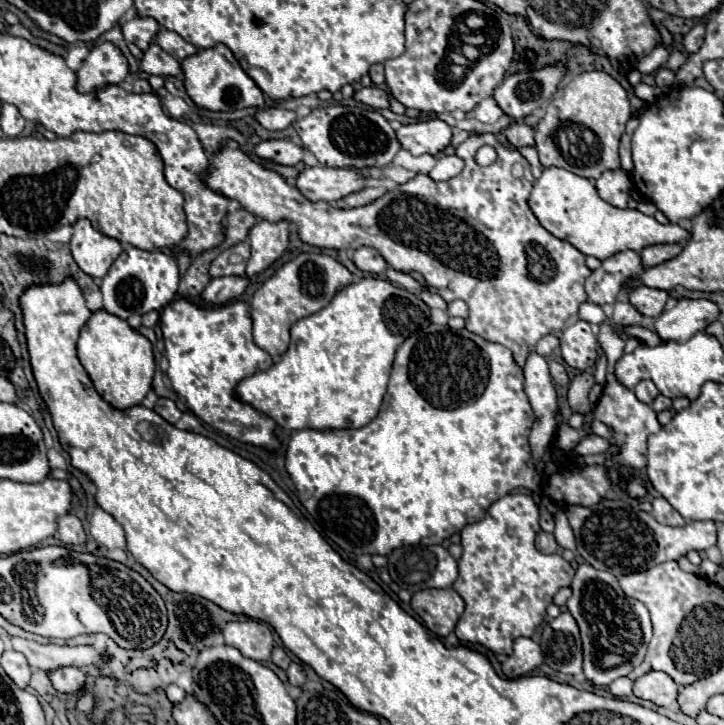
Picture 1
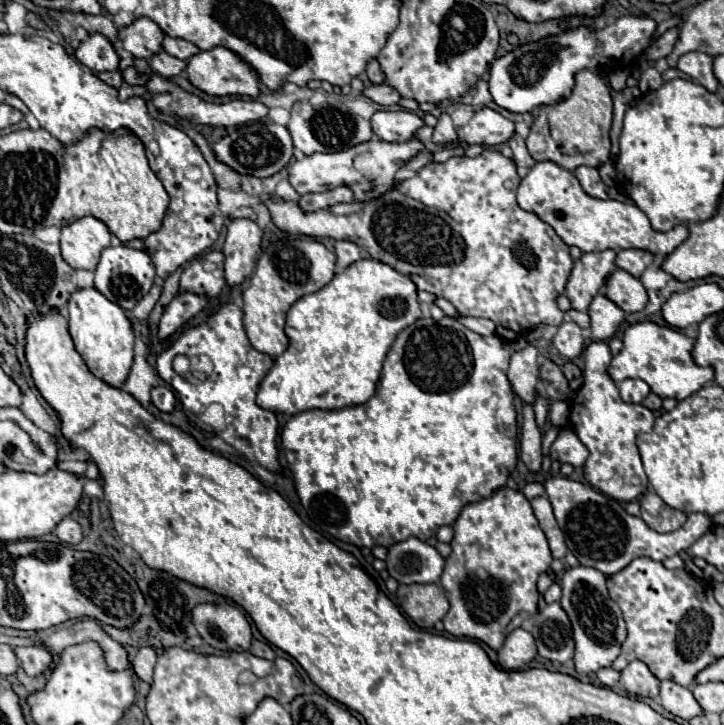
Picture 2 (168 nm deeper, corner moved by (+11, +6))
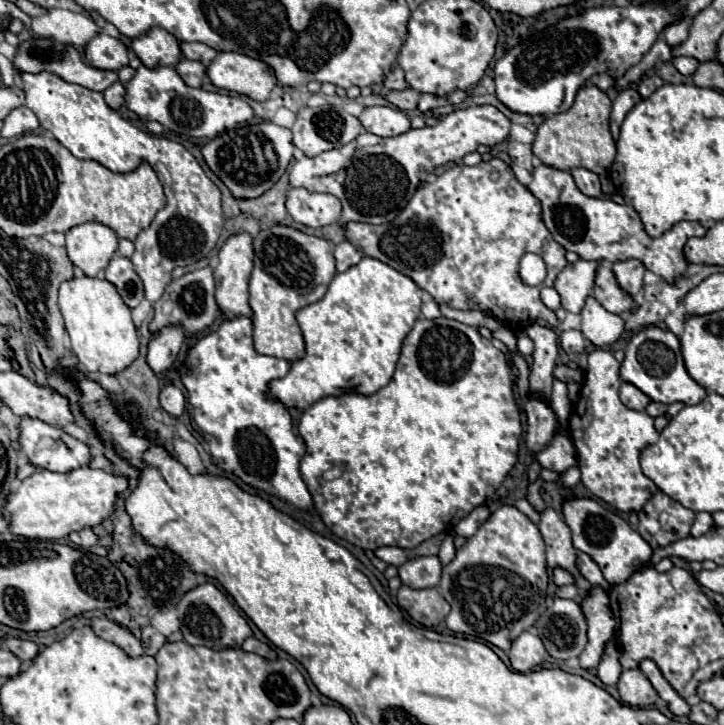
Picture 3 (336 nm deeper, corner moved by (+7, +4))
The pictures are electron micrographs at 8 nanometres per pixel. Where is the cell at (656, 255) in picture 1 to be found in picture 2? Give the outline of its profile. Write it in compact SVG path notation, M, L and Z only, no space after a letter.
M623 249L623 251L617 251L617 267L621 267L623 271L635 275L635 277L641 277L641 273L653 263L655 255L651 251L643 251L643 249Z

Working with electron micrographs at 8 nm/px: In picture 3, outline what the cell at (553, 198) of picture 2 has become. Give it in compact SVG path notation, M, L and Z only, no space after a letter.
M549 165L535 167L529 191L541 201L543 221L547 229L551 231L553 239L567 251L573 251L587 261L615 263L615 261L639 259L645 265L645 269L653 271L655 275L659 275L663 281L671 285L675 283L677 277L681 277L687 271L689 263L683 255L683 247L687 239L703 237L707 233L707 229L701 223L681 221L665 233L665 241L653 239L645 233L639 215L631 207L619 205L609 199L595 199L595 197L583 195L573 183L573 177L569 171L561 171Z

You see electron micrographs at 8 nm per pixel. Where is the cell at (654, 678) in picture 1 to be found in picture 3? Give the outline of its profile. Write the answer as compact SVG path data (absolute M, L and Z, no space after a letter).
M641 669L623 671L617 683L617 689L623 703L635 705L635 707L649 707L649 705L655 705L655 701L659 699L657 691L653 689L653 685L649 683L649 679L643 675Z

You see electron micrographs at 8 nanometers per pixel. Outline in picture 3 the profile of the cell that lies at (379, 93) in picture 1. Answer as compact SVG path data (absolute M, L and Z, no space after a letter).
M409 89L409 91L391 91L389 95L387 95L387 99L395 105L395 107L399 107L401 111L413 111L413 109L417 109L417 103L419 103L419 93L417 91L413 91L413 89Z

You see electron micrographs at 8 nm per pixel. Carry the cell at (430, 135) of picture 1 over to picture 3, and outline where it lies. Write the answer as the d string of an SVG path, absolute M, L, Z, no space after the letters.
M365 107L357 119L365 127L365 131L379 137L395 137L411 129L407 115L393 107Z

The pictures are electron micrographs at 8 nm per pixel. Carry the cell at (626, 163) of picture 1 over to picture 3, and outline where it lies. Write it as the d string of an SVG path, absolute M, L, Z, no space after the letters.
M625 89L625 91L619 91L617 99L613 101L613 111L611 111L611 135L613 139L617 139L619 135L619 127L625 119L625 115L633 109L633 105L641 101L639 93L635 89Z

